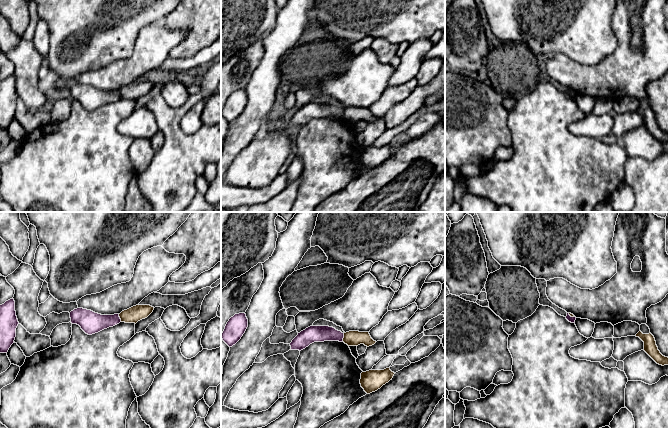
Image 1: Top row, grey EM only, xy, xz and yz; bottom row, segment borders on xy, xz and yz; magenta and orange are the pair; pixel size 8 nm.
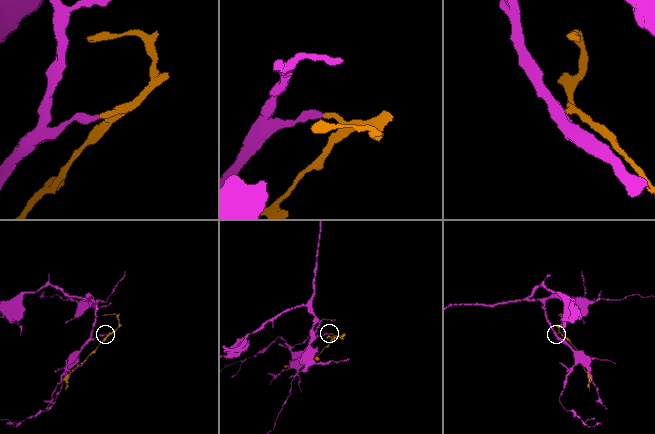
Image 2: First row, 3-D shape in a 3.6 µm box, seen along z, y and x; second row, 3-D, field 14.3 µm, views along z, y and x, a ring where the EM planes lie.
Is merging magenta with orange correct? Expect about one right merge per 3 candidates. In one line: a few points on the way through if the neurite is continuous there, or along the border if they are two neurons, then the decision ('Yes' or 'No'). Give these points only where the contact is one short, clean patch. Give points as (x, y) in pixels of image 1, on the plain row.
Boundary: xz (344, 109), (342, 117). No

